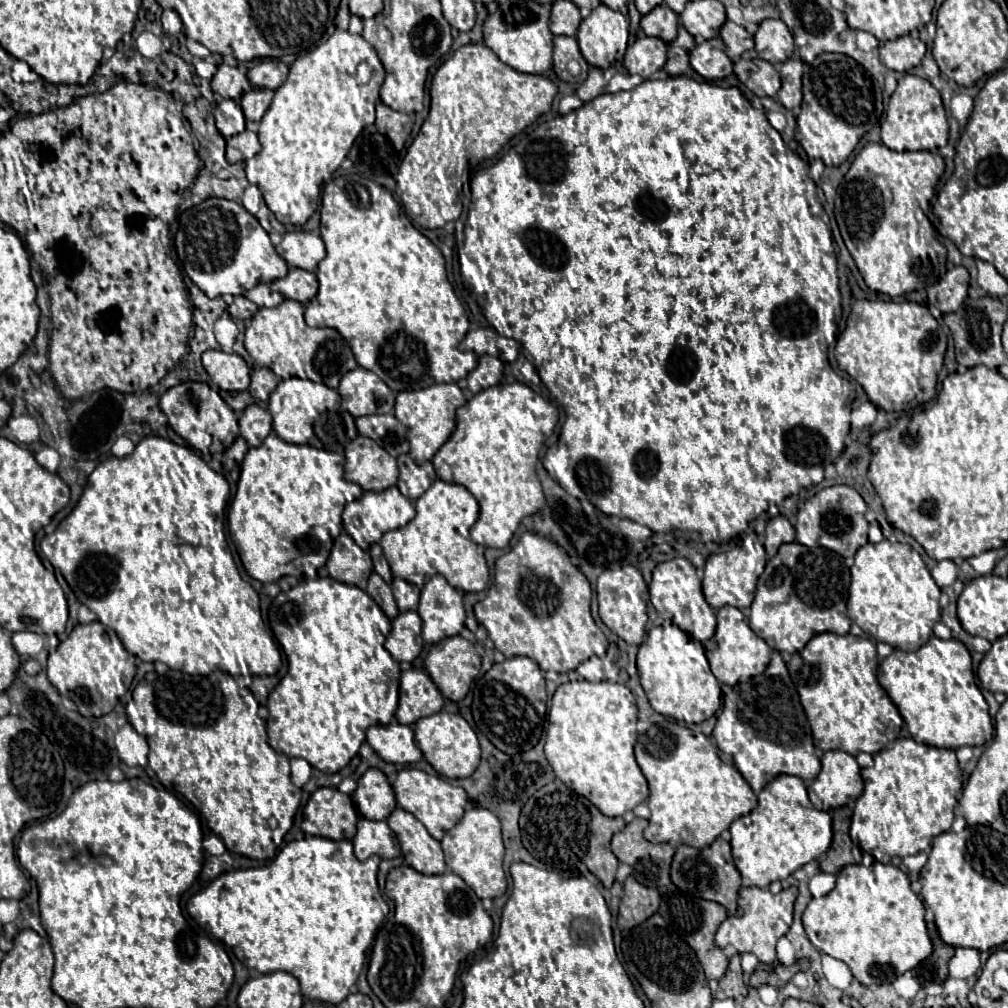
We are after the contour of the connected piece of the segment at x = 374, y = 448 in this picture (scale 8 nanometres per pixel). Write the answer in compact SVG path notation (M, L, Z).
M358 435L346 447L344 479L358 483L364 491L384 491L398 481L396 459L372 439Z

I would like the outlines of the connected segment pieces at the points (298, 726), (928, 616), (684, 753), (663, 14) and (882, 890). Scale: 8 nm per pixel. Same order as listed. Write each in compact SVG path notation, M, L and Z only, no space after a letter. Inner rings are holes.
M316 577L314 579L303 579L298 585L292 587L290 591L282 591L280 595L276 595L276 599L270 605L268 611L268 621L272 627L272 633L276 637L276 641L280 643L282 651L286 653L288 661L288 671L284 675L284 679L274 687L274 691L268 697L268 743L272 745L274 751L282 751L288 757L302 757L306 759L312 767L324 771L324 773L338 773L342 767L346 767L350 763L350 759L358 753L360 745L366 739L366 729L370 725L386 725L392 721L396 705L398 705L398 685L400 685L400 667L398 663L392 659L392 655L384 649L384 641L390 633L390 619L386 617L386 613L376 605L376 601L362 589L358 589L356 585L348 585L348 583L340 583L332 579L332 577Z
M870 524L868 540L864 547L860 547L854 555L854 565L850 569L852 581L850 581L850 597L848 597L848 611L846 615L874 641L888 643L902 651L918 651L930 637L934 623L940 621L940 587L934 583L928 567L920 559L920 555L910 547L902 543L890 543L884 539L878 524Z
M672 721L664 725L650 727L644 735L638 735L638 743L634 747L636 761L650 785L650 825L644 831L644 837L650 843L669 843L670 845L690 845L690 847L708 847L730 823L742 815L748 815L756 807L756 795L744 777L738 773L734 765L726 765L718 757L718 747L710 737L700 731L692 731L688 727L680 727Z
M662 3L662 5L654 7L650 13L642 15L640 27L646 35L658 37L658 39L664 39L666 43L670 43L676 39L678 15L666 3Z
M874 863L872 867L864 865L846 865L838 873L836 887L818 899L812 899L802 915L802 923L808 939L815 948L834 959L844 961L852 975L866 987L892 983L902 973L914 969L932 953L932 941L928 937L924 921L924 905L918 895L910 889L906 873L894 865Z

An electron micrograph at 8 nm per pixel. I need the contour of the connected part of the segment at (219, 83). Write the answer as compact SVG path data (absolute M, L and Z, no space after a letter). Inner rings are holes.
M226 63L218 65L218 71L212 77L210 85L214 93L222 95L224 99L234 99L234 101L240 101L240 97L252 89L248 77L240 73L236 67L230 67Z

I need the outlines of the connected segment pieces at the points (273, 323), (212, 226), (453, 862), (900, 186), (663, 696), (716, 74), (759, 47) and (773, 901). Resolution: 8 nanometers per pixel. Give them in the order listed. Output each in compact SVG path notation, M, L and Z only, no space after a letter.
M284 299L278 307L258 309L246 327L244 347L256 365L268 367L278 379L298 377L310 379L314 383L324 383L332 389L338 387L340 379L358 367L350 345L342 339L336 329L308 327L304 323L304 305L292 299Z
M208 197L178 215L174 249L184 273L210 297L242 295L258 283L272 283L288 273L286 261L276 253L268 233L254 215L230 199Z
M474 807L464 813L460 823L446 831L442 837L442 851L446 865L450 867L452 873L460 875L468 887L480 895L480 899L494 899L504 895L506 891L506 875L502 869L502 859L504 859L504 845L502 845L502 833L500 833L500 821L496 815L488 809Z
M868 143L862 147L862 151L856 155L856 159L852 161L848 173L844 175L844 181L840 183L840 199L842 199L842 207L836 209L836 223L840 227L840 233L842 233L842 239L850 251L850 255L854 257L856 261L856 267L860 269L866 285L872 289L872 291L880 291L880 293L886 293L890 297L898 297L898 295L904 295L908 291L918 291L918 289L926 289L934 283L940 281L940 277L944 275L946 271L946 253L944 253L944 247L942 243L934 237L934 227L930 225L930 220L926 215L926 209L930 208L932 197L934 197L934 189L940 181L941 176L945 170L944 159L936 153L930 153L930 151L890 151L886 145L882 143Z
M670 623L652 627L638 649L636 665L646 697L652 709L660 715L674 717L684 723L702 723L718 711L722 691L708 667L704 647L678 627Z
M720 37L696 45L690 51L690 65L698 75L702 75L708 81L724 79L732 73L732 61L726 57Z
M764 19L754 33L756 53L760 59L778 65L794 53L794 39L782 19Z
M742 887L738 891L738 905L744 909L742 917L730 915L716 931L716 945L726 947L734 945L738 953L754 953L762 963L772 965L776 961L776 941L788 933L793 922L794 903L798 897L796 887L782 889L780 893L772 895L768 889L760 887Z

